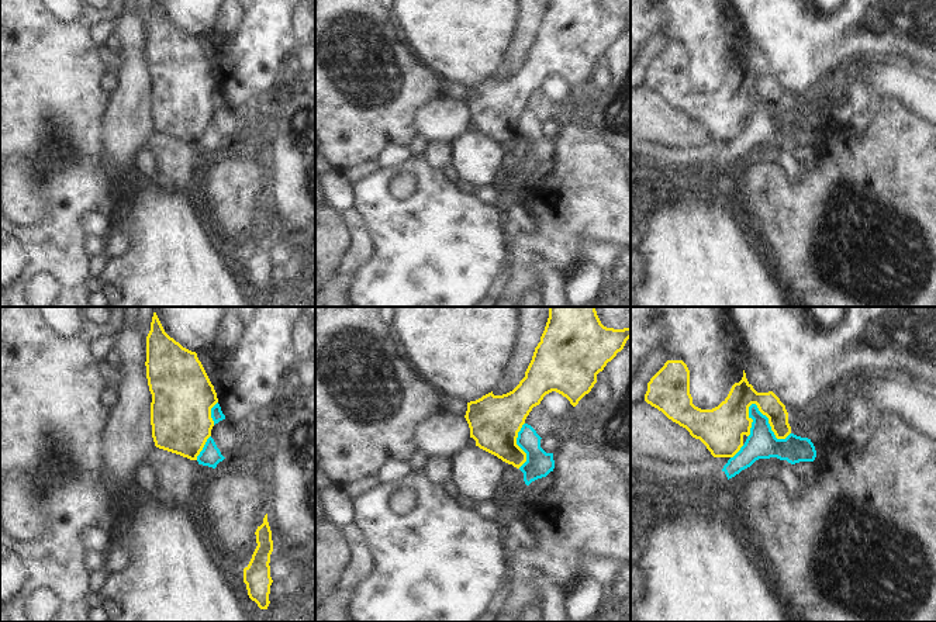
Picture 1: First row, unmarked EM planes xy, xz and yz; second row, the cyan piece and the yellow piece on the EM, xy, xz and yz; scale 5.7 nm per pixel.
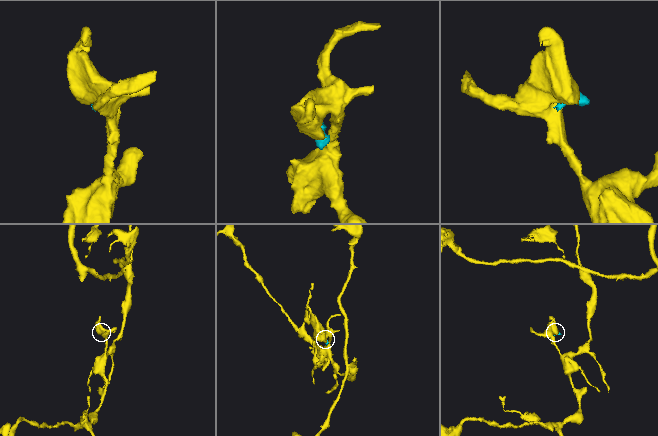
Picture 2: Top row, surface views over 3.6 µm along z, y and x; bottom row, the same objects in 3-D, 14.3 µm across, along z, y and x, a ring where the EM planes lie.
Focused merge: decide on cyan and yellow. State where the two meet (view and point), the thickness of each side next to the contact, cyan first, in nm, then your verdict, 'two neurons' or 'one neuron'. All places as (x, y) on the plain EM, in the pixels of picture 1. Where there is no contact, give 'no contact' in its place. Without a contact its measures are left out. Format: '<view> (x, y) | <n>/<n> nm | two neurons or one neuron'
yz (769, 109) | 180/240 nm | two neurons

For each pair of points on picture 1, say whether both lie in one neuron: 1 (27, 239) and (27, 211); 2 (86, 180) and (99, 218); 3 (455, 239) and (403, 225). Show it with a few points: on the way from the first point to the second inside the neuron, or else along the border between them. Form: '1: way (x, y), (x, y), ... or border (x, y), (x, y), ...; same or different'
1: border (47, 200), (47, 217), (41, 223), (14, 224); different
2: border (103, 210), (95, 210), (82, 218), (85, 234); different
3: way (442, 239), (415, 238); same

